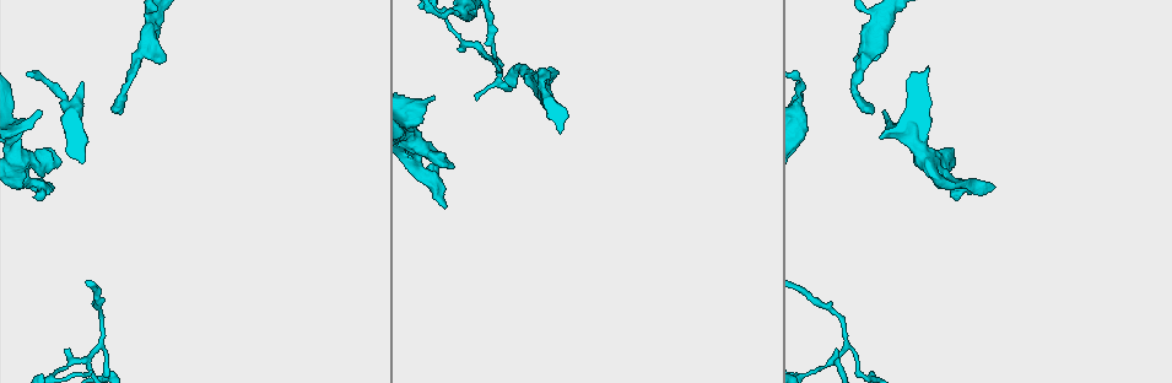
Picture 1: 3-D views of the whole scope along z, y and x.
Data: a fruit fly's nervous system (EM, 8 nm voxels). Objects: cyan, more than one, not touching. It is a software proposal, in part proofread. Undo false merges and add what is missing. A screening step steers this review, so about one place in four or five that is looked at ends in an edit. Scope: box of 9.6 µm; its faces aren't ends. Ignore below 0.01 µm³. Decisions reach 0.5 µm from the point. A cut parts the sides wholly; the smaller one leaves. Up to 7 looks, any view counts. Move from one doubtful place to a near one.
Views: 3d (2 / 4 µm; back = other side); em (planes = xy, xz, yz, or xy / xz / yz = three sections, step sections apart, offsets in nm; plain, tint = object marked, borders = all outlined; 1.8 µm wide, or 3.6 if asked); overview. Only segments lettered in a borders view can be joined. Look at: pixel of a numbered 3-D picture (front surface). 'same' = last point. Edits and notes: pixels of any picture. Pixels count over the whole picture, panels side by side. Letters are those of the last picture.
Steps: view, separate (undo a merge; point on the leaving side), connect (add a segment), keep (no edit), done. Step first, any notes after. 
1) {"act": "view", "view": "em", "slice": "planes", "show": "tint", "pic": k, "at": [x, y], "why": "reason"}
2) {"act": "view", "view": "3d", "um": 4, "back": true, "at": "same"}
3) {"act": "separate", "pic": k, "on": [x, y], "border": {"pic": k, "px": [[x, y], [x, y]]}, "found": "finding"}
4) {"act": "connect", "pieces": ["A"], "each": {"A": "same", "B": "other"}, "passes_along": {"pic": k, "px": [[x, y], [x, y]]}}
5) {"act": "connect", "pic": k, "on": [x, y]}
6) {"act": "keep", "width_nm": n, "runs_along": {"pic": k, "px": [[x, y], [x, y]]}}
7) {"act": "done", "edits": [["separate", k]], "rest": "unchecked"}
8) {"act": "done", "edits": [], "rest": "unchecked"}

{"act": "view", "view": "3d", "um": 4, "pic": 1, "at": [419, 116], "why": "an open end"}

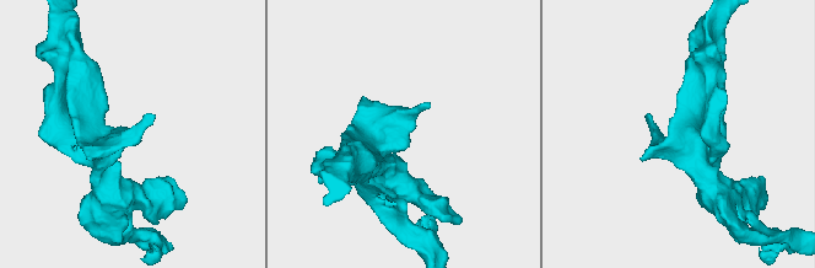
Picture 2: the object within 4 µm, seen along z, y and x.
{"act": "view", "view": "em", "slice": "planes", "show": "borders", "pic": 2, "at": [407, 139], "why": "now the EM"}

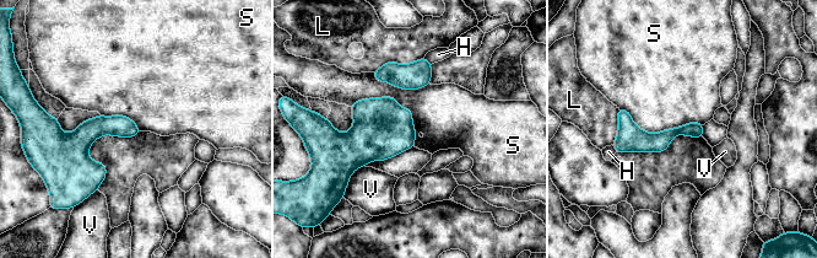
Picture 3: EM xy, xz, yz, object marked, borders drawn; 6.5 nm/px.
{"act": "keep", "each": {"H": "other", "L": "other", "S": "other", "V": "other"}, "runs_along": {"pic": 3, "px": [[699, 127], [617, 148]]}, "found": "none of them fits"}

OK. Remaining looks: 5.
{"act": "view", "view": "3d", "um": 4, "pic": 1, "at": [516, 84], "why": "tapers out"}

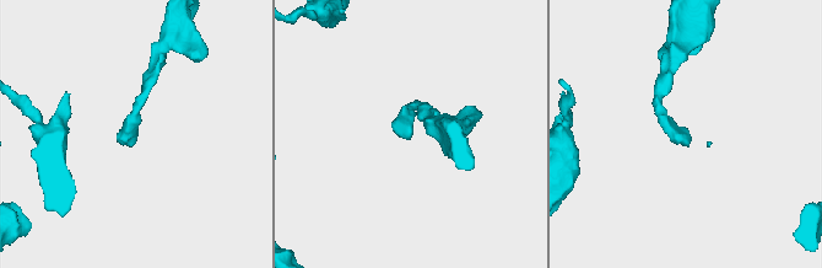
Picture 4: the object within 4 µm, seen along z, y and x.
{"act": "view", "view": "em", "slice": "xz", "step": 16, "show": "plain", "pic": 4, "at": [407, 135], "why": "shape alone is not enough"}

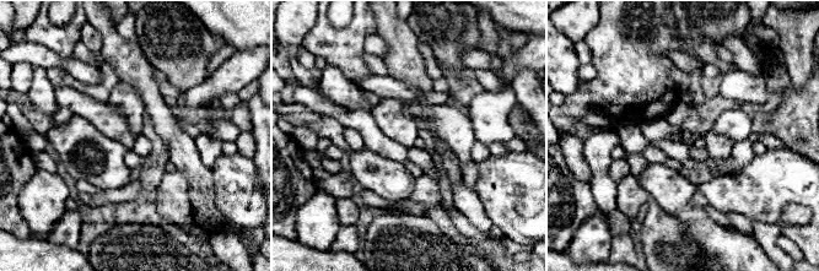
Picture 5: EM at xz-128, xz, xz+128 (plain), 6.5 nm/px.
{"act": "view", "view": "em", "slice": "xz", "step": 16, "show": "borders", "at": "same"}

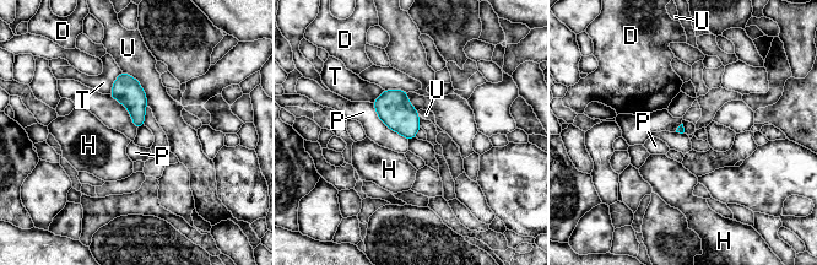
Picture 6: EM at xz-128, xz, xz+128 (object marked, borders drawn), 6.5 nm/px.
{"act": "keep", "each": {"D": "other", "H": "other", "P": "other", "T": "other", "U": "other"}, "border": {"pic": 6, "px": [[372, 103], [375, 114], [407, 140]]}, "found": "no lettered segment goes on from it"}

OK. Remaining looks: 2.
{"act": "done", "edits": [], "rest": "unchecked"}

